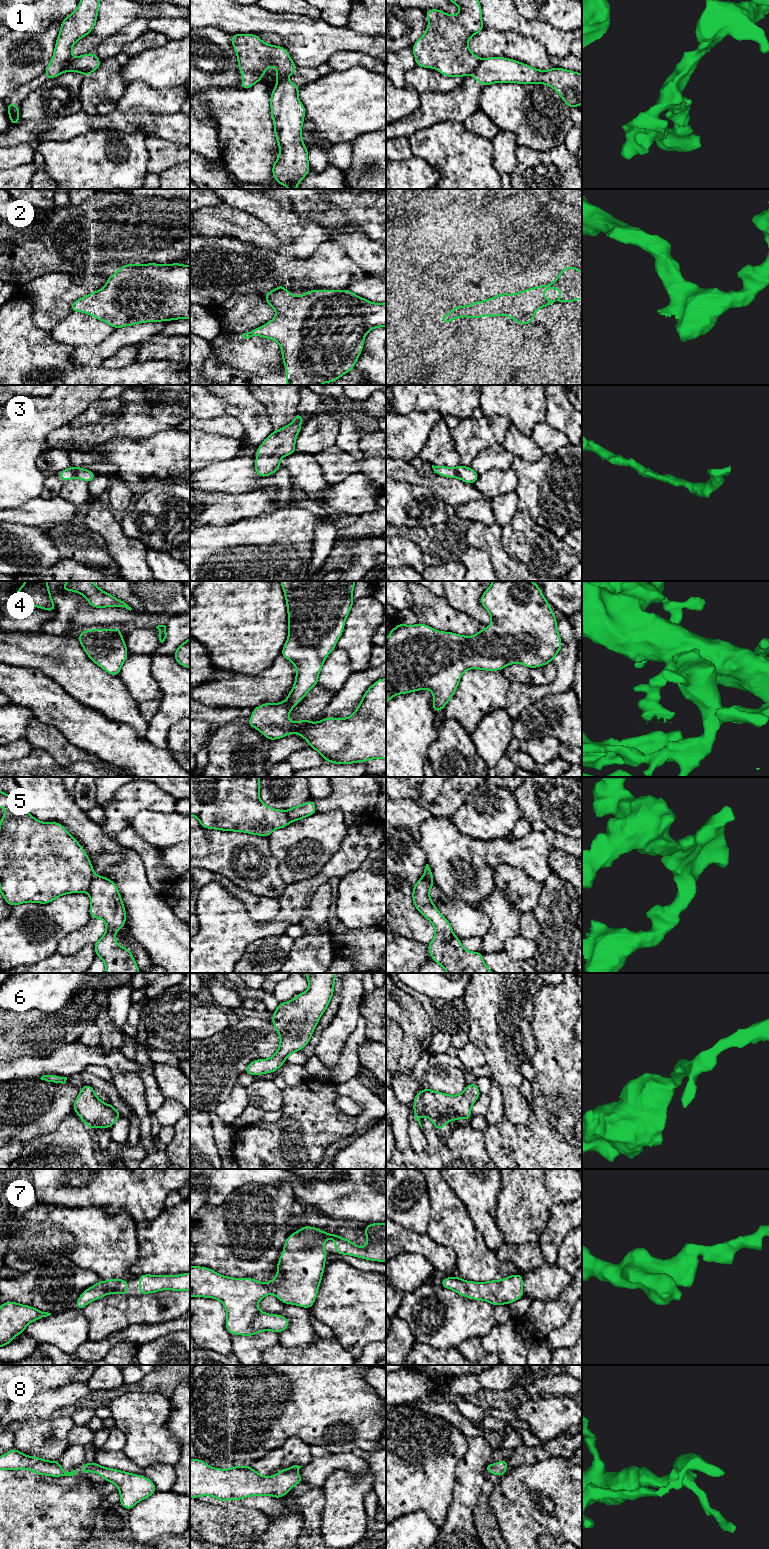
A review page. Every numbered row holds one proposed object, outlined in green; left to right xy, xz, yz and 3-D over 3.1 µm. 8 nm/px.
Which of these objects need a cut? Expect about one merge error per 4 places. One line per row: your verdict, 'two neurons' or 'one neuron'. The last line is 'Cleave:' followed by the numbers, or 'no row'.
1: two neurons
2: one neuron
3: one neuron
4: one neuron
5: two neurons
6: one neuron
7: one neuron
8: one neuron
Cleave: 1, 5

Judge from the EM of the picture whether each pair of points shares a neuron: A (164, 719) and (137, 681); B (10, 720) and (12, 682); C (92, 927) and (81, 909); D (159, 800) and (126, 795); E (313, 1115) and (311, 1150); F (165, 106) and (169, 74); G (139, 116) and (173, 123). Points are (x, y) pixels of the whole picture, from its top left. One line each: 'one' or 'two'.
A: two
B: two
C: two
D: one
E: one
F: two
G: one

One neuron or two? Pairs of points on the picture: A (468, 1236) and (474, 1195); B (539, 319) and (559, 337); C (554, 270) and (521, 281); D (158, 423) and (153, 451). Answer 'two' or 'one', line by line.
A: two
B: one
C: one
D: two

